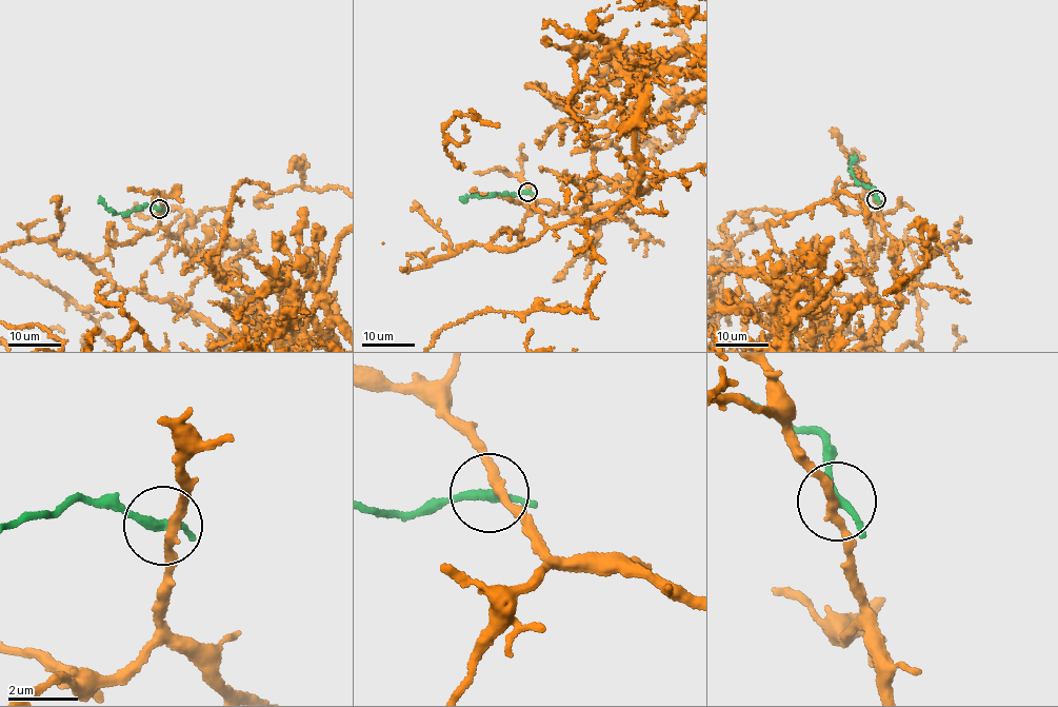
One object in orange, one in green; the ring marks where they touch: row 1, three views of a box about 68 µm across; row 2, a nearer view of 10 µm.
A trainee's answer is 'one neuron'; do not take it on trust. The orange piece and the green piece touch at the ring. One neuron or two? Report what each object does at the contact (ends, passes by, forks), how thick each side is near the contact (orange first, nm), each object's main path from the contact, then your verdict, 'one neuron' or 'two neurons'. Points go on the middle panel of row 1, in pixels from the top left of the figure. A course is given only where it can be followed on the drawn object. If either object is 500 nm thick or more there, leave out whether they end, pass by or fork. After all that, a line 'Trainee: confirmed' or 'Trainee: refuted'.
orange passes by; green passes by; calibres 240 and 240 nm; course orange (528, 191), (572, 213), (620, 208), (642, 194), (641, 66), (662, 63), (683, 39), (662, 3); course green (528, 191), (483, 198), (468, 195), (461, 201); two neurons
Trainee: refuted

